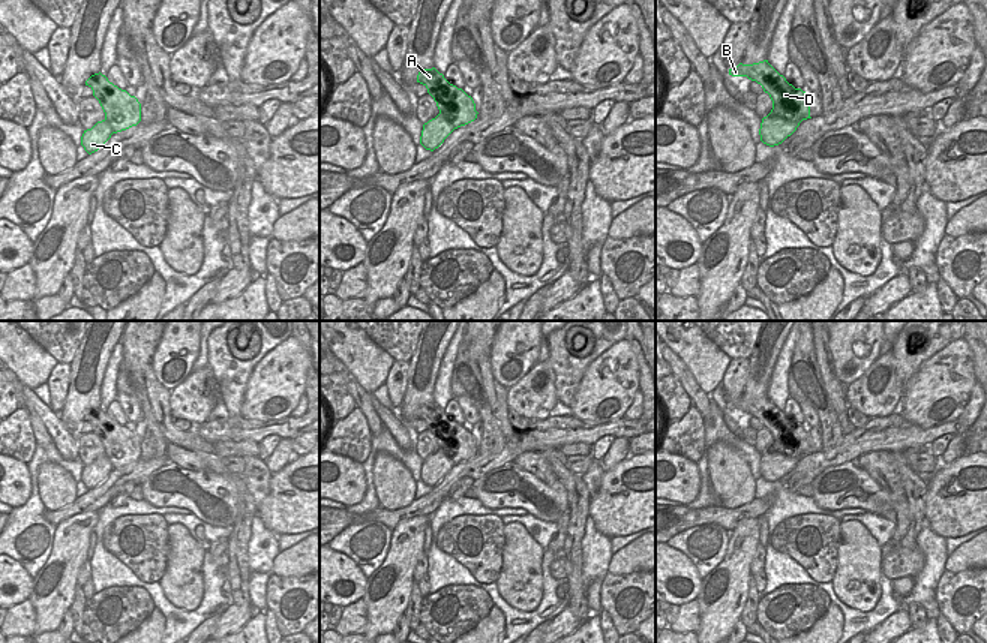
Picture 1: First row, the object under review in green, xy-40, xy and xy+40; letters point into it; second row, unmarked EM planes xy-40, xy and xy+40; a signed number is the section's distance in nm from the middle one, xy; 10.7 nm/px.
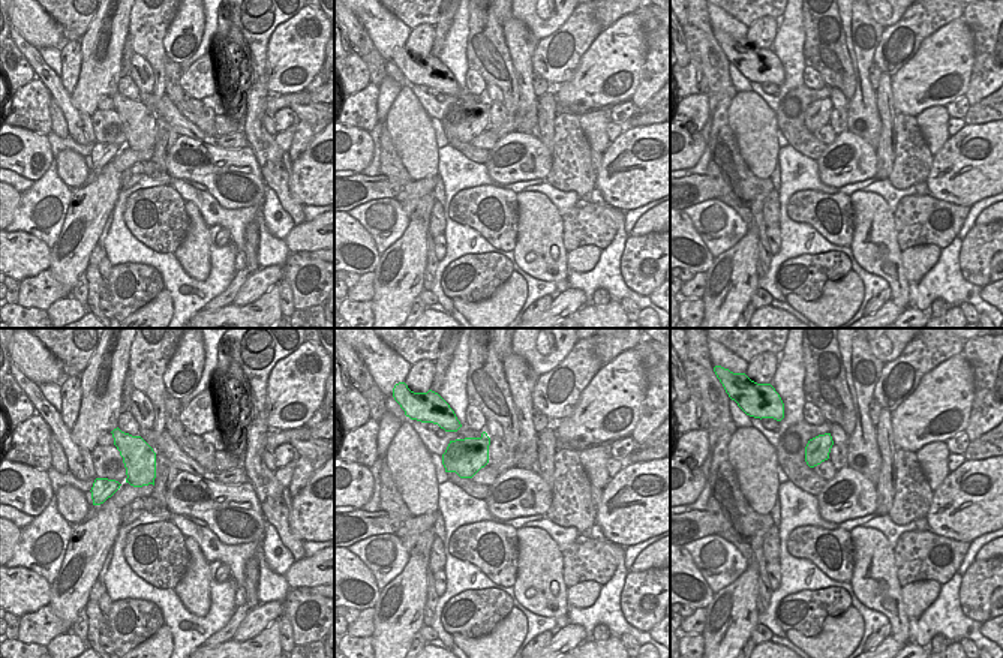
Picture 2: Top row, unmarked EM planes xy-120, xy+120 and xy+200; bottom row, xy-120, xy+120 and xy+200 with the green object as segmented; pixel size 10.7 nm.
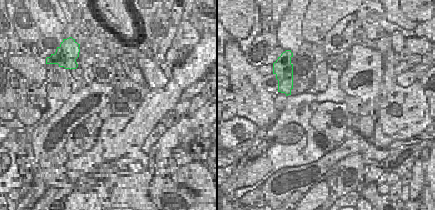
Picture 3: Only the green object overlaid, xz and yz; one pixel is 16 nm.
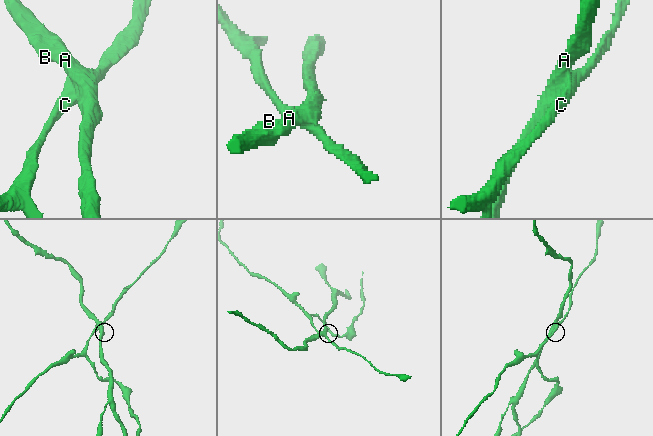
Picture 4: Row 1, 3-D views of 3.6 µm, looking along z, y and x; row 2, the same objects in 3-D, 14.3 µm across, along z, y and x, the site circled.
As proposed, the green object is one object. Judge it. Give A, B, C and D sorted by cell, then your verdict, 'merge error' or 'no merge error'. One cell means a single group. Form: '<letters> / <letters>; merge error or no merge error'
A B D / C; merge error

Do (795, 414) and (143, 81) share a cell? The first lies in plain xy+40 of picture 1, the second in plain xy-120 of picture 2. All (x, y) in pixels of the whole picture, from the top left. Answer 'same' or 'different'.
different

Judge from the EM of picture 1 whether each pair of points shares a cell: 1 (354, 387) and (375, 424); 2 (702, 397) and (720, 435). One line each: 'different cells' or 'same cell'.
1: same cell
2: different cells

